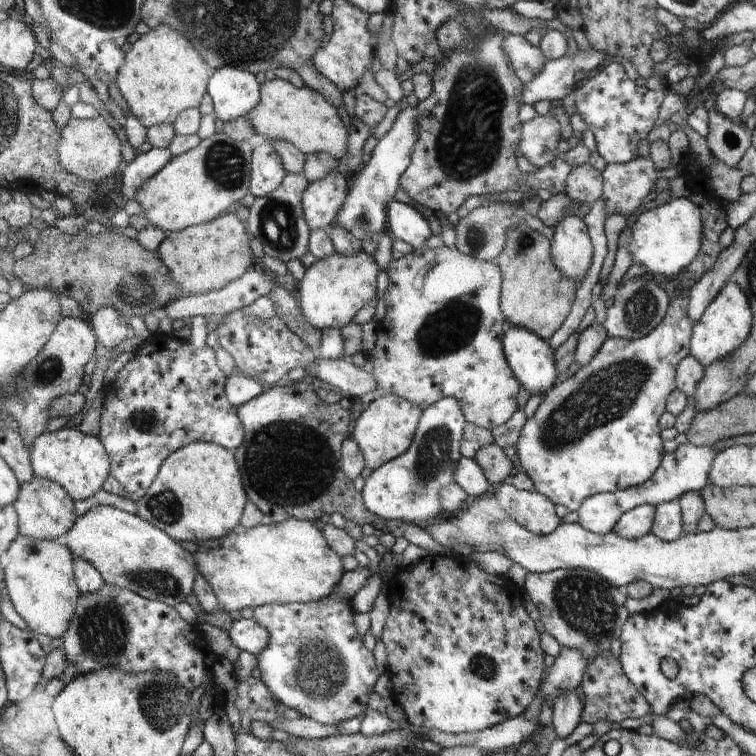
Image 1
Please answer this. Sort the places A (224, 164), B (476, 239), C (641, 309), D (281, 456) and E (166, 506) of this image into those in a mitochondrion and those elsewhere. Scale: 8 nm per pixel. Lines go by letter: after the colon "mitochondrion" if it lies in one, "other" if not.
A: mitochondrion
B: mitochondrion
C: mitochondrion
D: mitochondrion
E: mitochondrion

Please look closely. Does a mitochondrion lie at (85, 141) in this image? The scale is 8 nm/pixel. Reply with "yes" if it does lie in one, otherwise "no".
no

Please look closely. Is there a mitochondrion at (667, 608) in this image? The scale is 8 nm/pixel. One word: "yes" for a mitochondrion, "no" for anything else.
no

